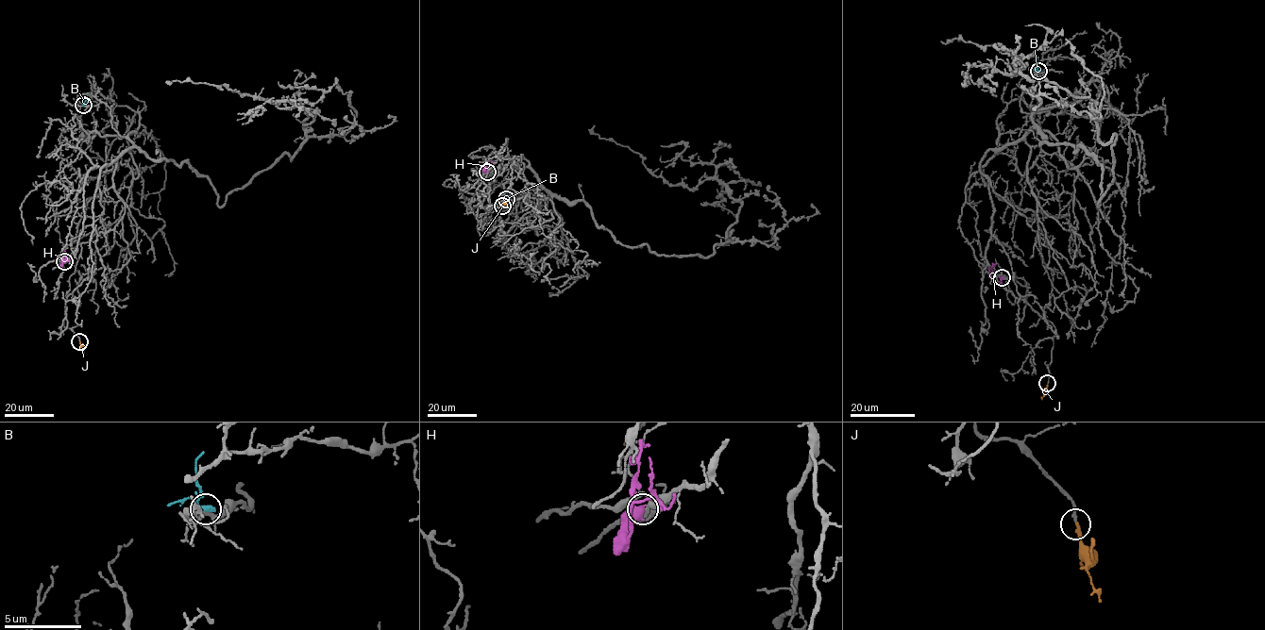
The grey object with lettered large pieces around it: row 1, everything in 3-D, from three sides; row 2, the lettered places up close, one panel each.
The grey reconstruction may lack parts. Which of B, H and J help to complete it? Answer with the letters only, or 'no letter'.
J

